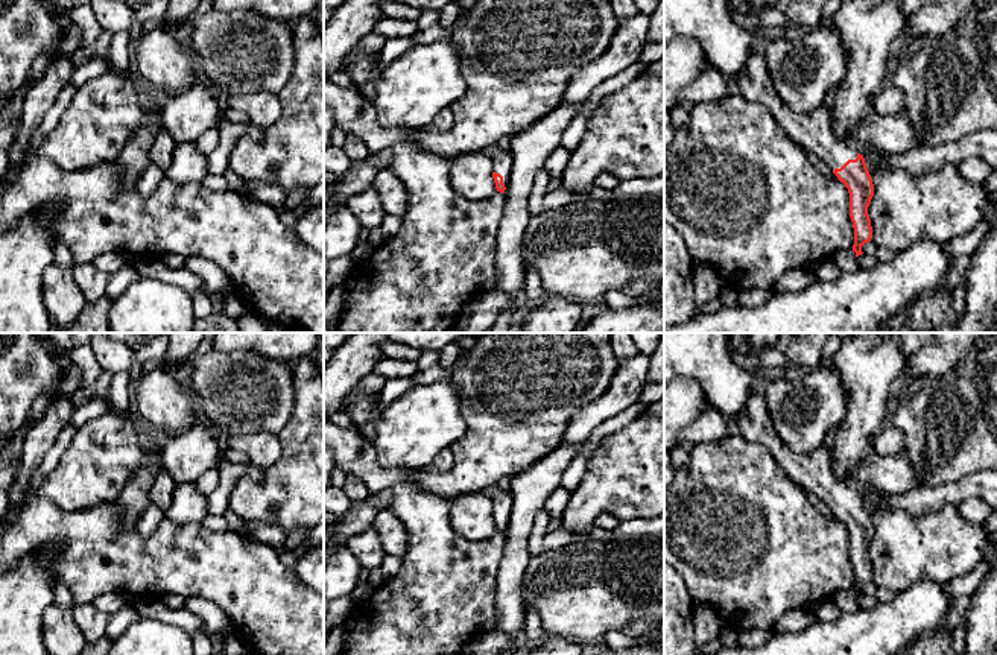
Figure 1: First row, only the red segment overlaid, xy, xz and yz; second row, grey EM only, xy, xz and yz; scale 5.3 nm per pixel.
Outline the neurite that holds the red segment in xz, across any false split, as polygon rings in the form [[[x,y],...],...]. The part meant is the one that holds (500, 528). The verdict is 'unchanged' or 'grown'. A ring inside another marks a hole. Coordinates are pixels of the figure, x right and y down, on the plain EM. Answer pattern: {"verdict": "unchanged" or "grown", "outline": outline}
{"verdict": "grown", "outline": [[[494,486],[485,492],[489,495],[492,502],[492,518],[495,523],[495,529],[497,532],[505,533],[512,511],[511,494],[509,491],[502,491],[498,486]]]}

